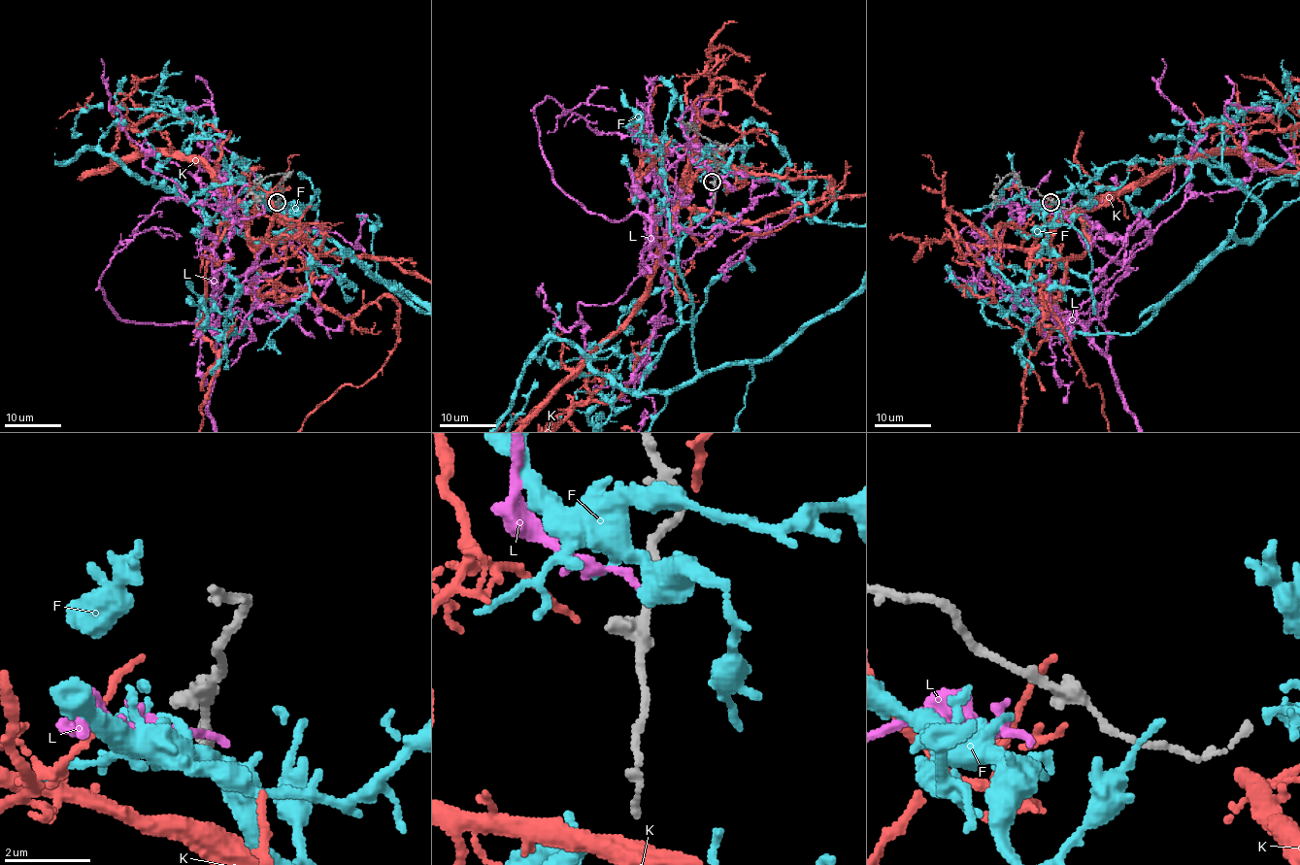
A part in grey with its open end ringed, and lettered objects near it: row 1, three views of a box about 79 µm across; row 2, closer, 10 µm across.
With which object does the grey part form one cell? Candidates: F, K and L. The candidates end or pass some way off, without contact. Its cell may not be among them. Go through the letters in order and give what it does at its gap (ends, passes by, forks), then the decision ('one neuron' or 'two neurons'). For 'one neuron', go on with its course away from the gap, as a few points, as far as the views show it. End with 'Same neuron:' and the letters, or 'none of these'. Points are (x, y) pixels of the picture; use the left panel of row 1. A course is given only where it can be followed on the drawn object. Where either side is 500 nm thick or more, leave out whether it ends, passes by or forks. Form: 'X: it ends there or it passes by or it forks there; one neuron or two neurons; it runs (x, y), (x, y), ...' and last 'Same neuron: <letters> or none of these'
F: it ends there; two neurons
K: it ends there; two neurons
L: it ends there; one neuron
Same neuron: L

